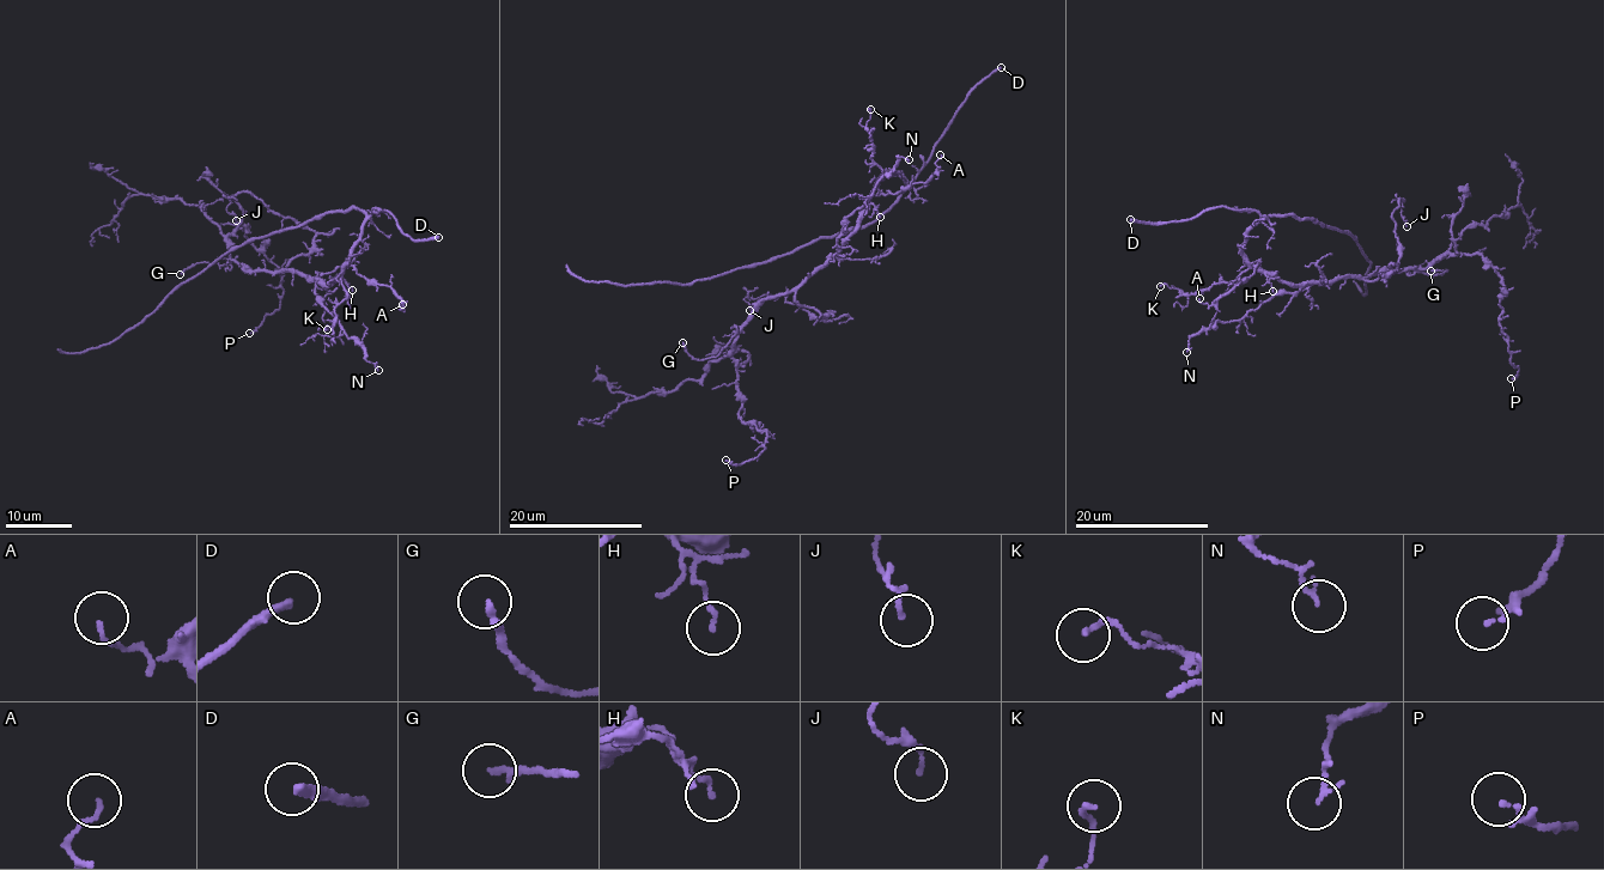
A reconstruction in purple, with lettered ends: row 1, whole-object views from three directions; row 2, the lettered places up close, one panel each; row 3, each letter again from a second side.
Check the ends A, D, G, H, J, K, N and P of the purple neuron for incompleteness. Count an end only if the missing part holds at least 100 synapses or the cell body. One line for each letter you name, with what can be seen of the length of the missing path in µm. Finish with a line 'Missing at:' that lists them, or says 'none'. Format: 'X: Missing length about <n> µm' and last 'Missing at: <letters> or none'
D: Missing length about 4 µm
Missing at: D

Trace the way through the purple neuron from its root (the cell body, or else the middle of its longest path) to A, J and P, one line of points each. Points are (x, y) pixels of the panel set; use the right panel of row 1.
A: (1247, 256), (1251, 262), (1259, 262), (1250, 277), (1209, 305), (1200, 302), (1200, 298)
J: (1247, 256), (1296, 285), (1355, 275), (1373, 281), (1398, 263), (1392, 217), (1401, 198), (1407, 226)
P: (1247, 256), (1296, 285), (1482, 254), (1501, 280), (1500, 324), (1519, 370), (1511, 378)

